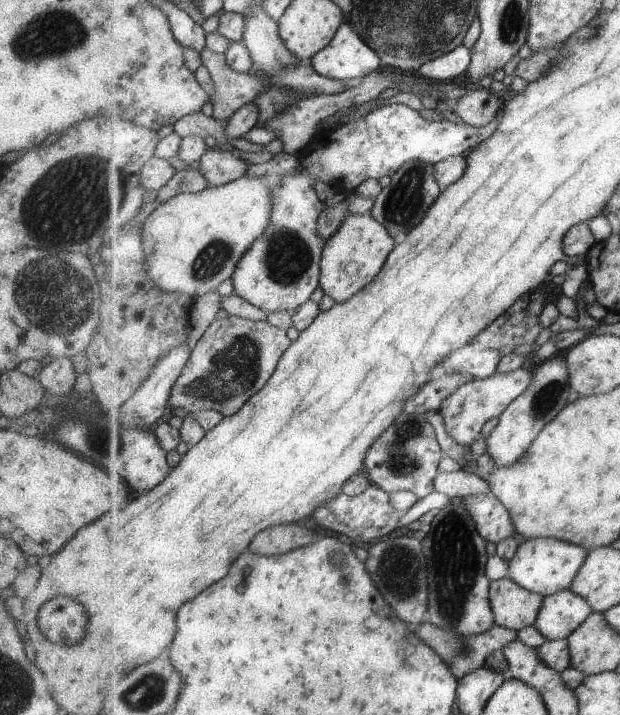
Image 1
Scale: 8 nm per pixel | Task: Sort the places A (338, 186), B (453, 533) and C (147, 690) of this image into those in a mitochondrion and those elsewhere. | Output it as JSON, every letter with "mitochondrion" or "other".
{"A":"other","B":"mitochondrion","C":"mitochondrion"}

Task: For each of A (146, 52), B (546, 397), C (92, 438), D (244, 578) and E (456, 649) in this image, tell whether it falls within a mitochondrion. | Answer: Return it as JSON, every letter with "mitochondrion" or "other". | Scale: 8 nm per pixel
{"A":"other","B":"mitochondrion","C":"mitochondrion","D":"other","E":"mitochondrion"}

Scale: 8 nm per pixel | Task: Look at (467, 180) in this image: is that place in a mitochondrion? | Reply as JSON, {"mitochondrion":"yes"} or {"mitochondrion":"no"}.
{"mitochondrion":"no"}

